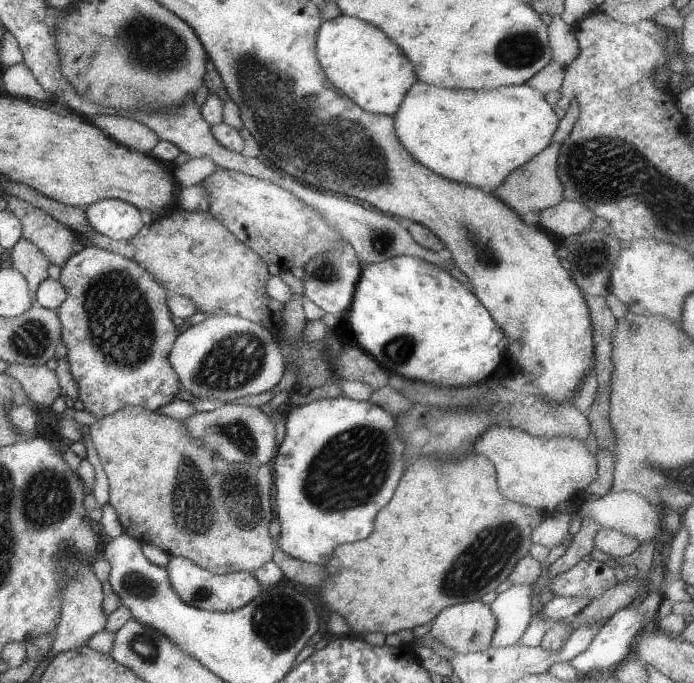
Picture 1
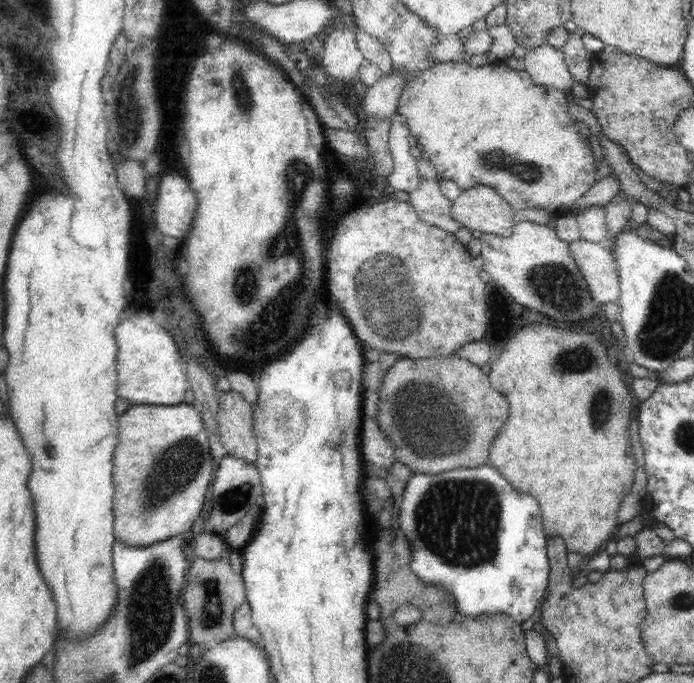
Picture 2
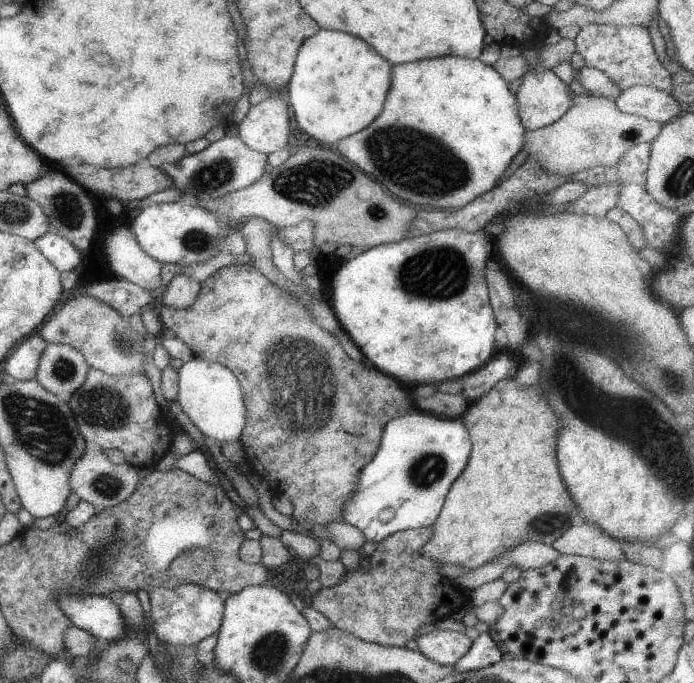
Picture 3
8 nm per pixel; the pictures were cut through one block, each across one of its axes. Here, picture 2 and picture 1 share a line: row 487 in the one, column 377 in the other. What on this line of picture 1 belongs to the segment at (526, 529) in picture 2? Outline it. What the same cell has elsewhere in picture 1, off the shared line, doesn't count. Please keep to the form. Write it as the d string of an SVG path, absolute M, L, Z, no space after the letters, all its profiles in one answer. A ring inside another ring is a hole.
M346 396L337 398L322 398L310 402L310 404L304 404L303 406L296 406L290 410L290 414L285 418L285 437L279 444L276 456L274 457L274 493L273 493L273 508L274 514L278 518L281 526L280 538L278 538L278 544L282 552L286 552L288 556L297 558L302 562L308 564L317 564L320 566L326 566L326 562L332 558L332 552L338 544L344 544L344 542L354 542L354 540L362 540L366 538L372 528L374 528L374 516L378 512L378 508L382 508L394 494L394 488L402 476L402 472L406 472L408 462L404 457L404 452L407 451L407 445L402 438L400 438L400 432L398 432L398 420L390 412L380 408L376 404L372 404L368 401L357 401Z

